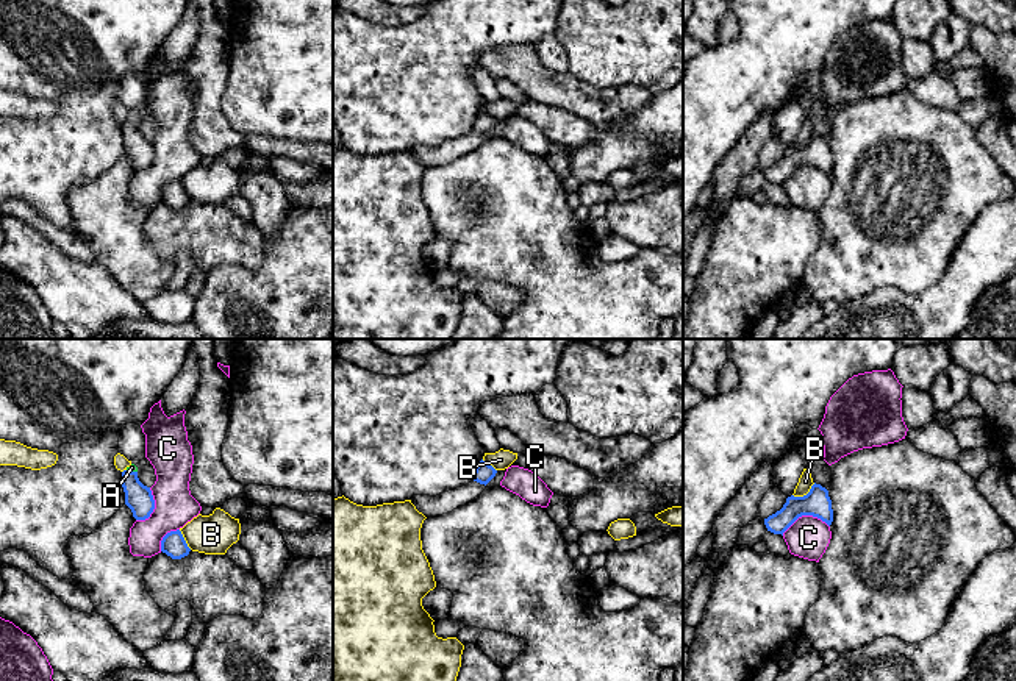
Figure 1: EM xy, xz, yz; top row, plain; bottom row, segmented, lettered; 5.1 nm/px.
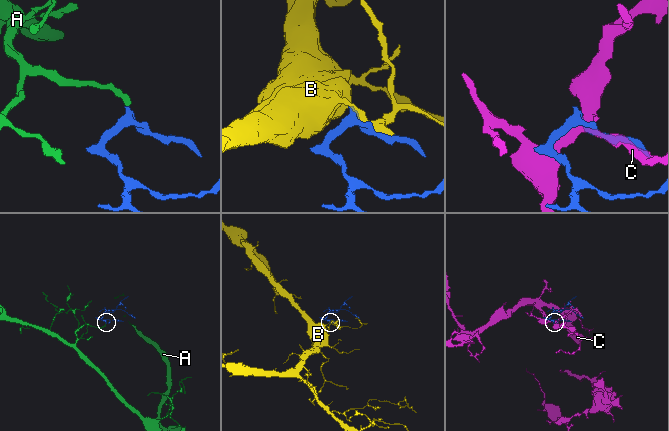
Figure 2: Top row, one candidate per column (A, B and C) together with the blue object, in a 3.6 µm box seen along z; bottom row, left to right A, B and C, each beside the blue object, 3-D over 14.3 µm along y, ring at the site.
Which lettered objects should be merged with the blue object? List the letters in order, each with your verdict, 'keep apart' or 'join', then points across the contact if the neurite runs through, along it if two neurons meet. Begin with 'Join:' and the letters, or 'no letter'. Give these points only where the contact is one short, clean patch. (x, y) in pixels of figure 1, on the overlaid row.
Join: A
A: join; runs through xy (138, 497), (132, 486), (132, 472), (132, 467)
B: keep apart
C: keep apart

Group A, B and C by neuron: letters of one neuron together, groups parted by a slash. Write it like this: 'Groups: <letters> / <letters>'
Groups: A / B / C

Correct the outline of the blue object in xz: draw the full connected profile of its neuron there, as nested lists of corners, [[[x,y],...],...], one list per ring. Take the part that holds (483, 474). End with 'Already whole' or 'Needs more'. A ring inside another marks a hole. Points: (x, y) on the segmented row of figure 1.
[[[481,459],[475,467],[472,480],[486,486],[495,473],[497,470]]]. Already whole

